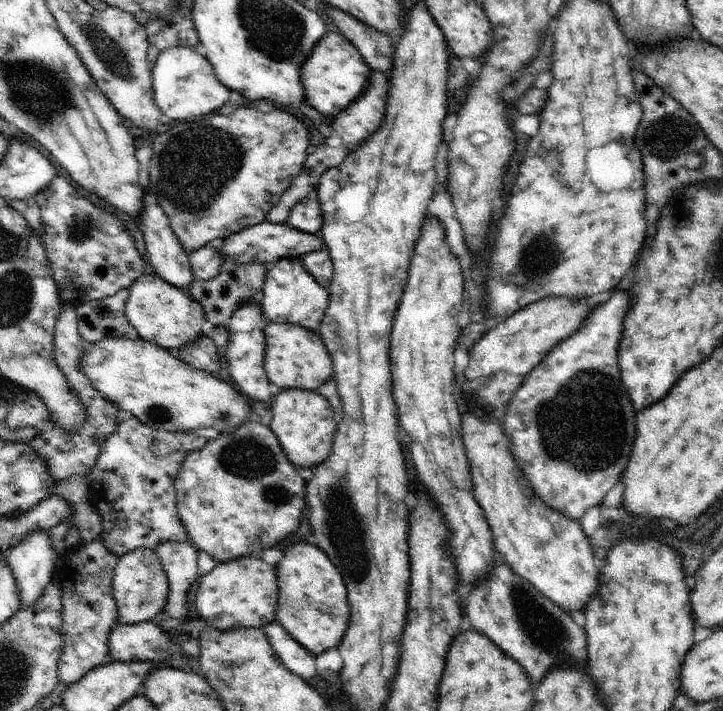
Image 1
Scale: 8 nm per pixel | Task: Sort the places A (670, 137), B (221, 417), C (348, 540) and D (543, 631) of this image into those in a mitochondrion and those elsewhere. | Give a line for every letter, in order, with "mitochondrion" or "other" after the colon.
A: mitochondrion
B: mitochondrion
C: mitochondrion
D: mitochondrion

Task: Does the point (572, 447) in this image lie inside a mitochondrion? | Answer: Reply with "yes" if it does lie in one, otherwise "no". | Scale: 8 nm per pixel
yes

